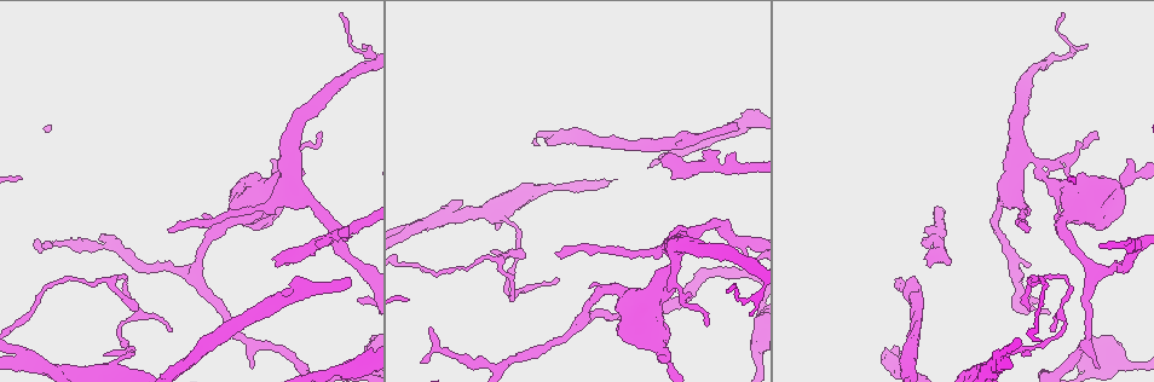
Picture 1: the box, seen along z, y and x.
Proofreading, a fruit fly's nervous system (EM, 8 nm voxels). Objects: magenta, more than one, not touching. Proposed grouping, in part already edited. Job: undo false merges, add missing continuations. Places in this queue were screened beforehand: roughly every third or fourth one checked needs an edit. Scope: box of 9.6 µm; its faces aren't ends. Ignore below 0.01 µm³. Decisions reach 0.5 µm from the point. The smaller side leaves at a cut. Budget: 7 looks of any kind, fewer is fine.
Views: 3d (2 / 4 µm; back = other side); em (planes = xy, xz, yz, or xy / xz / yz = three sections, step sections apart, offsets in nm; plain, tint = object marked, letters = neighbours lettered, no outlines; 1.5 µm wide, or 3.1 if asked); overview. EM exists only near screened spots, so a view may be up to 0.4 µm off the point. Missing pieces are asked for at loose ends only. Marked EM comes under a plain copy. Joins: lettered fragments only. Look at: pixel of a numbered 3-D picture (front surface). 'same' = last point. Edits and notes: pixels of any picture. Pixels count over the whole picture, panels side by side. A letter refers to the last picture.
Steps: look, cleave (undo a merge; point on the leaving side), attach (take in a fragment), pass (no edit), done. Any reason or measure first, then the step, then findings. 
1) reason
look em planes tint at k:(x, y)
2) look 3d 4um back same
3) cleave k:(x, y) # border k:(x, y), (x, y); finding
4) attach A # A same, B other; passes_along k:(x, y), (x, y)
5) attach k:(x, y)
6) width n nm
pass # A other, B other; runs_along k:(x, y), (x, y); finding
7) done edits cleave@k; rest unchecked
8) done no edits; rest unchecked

abrupt turn
look 3d 4um at 1:(115, 279)

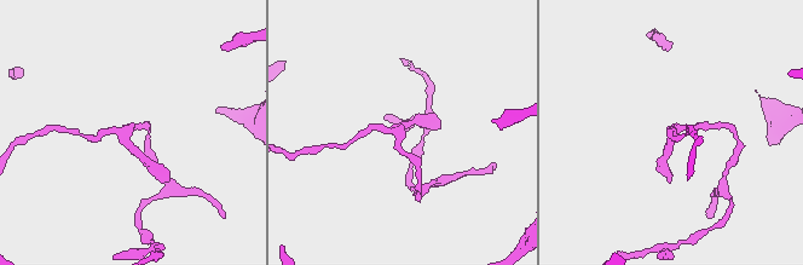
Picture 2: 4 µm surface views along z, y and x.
need the tissue
look em planes letters at 2:(674, 128)

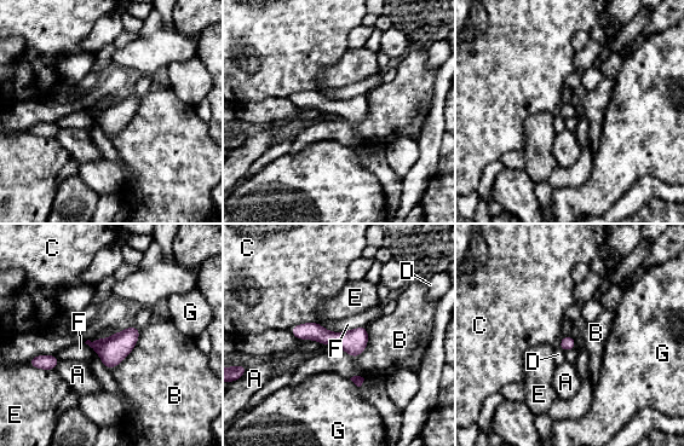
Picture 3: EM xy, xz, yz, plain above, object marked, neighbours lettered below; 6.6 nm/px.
pass # A other, B other, C other, D other, E other, F other, G other; runs_along 3:(294, 330), (365, 341); continuous, no second neuron

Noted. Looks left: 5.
branch stops here
look 3d 4um at 1:(351, 280)

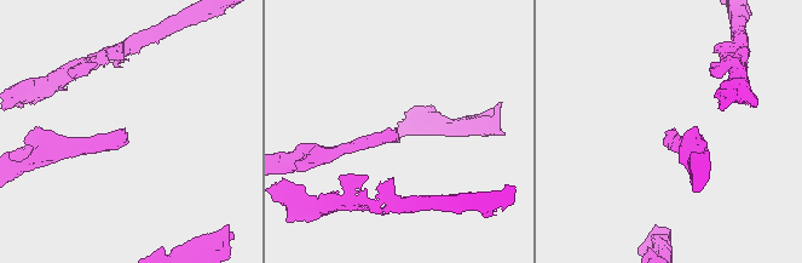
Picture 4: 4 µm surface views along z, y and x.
look em planes tint at 4:(397, 132)

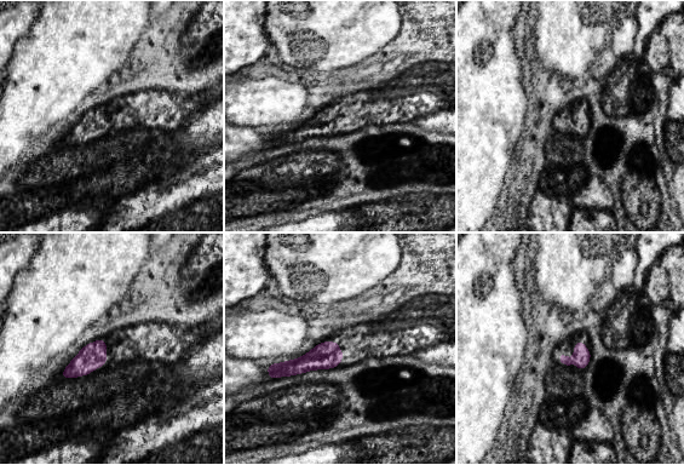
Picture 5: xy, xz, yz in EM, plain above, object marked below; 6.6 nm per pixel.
look em planes letters same

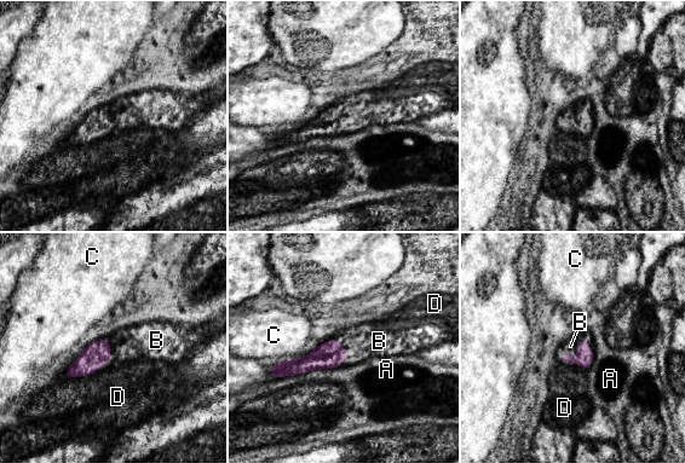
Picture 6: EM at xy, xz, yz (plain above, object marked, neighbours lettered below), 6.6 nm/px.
attach B # A other, B same, C other, D other; passes_along 6:(585, 356), (577, 345), (570, 346); the neuron continues

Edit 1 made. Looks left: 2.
done edits attach@6; rest unchecked

